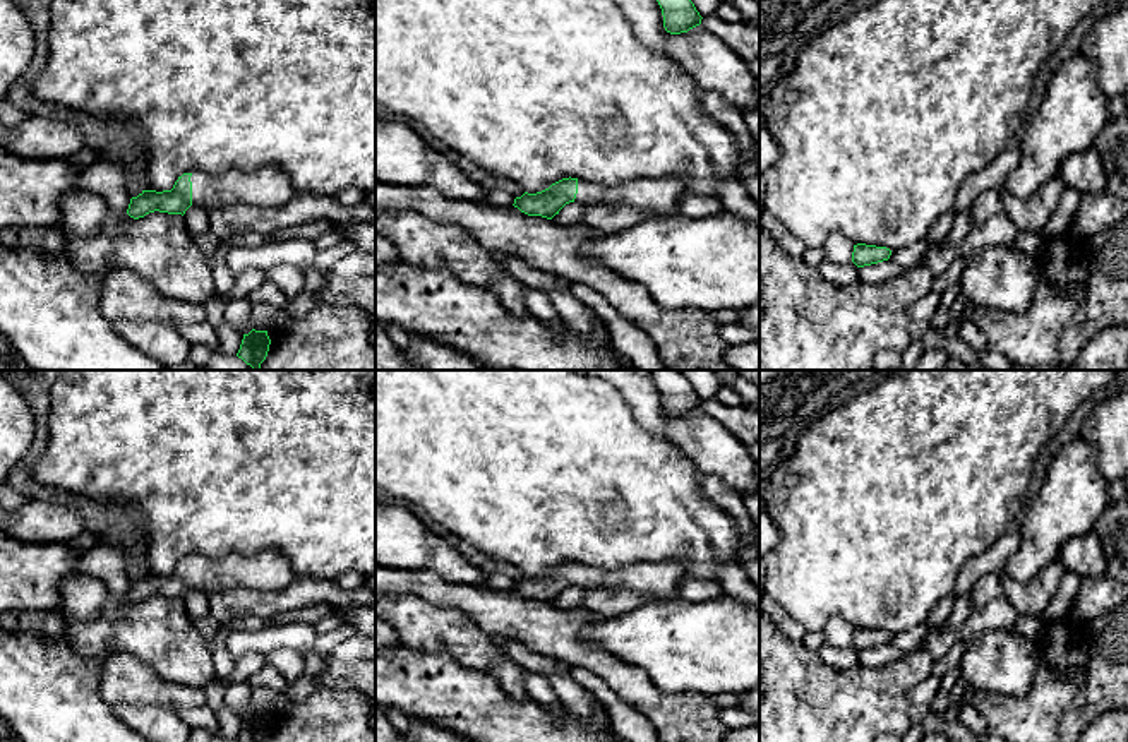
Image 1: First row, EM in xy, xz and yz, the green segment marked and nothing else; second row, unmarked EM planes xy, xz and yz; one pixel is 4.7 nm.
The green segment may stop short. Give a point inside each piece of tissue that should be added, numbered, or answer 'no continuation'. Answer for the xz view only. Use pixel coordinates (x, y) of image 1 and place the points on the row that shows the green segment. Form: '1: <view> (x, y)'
1: xz (657, 197)

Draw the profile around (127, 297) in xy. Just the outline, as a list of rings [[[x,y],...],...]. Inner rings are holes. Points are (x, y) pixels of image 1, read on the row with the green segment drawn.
[[[125,267],[105,276],[99,308],[111,322],[180,326],[206,320],[204,305],[163,298],[139,272]]]

